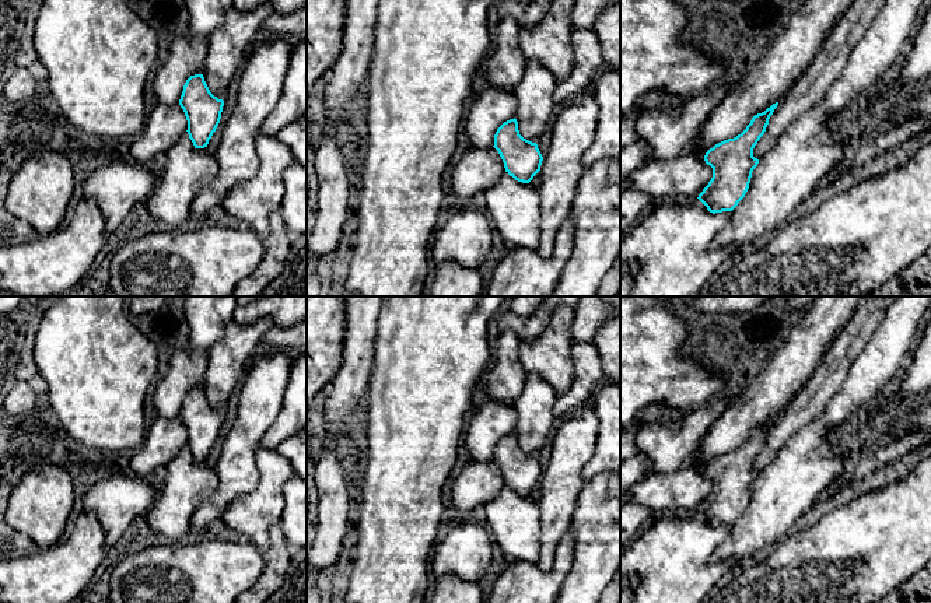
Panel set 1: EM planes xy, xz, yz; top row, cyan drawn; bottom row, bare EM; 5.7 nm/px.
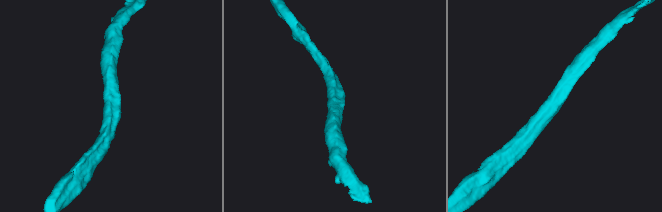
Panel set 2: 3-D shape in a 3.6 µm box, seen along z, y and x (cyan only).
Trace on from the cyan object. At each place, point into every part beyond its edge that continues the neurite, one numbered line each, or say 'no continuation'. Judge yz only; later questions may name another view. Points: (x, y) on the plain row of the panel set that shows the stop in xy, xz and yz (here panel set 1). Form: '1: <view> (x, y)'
no continuation

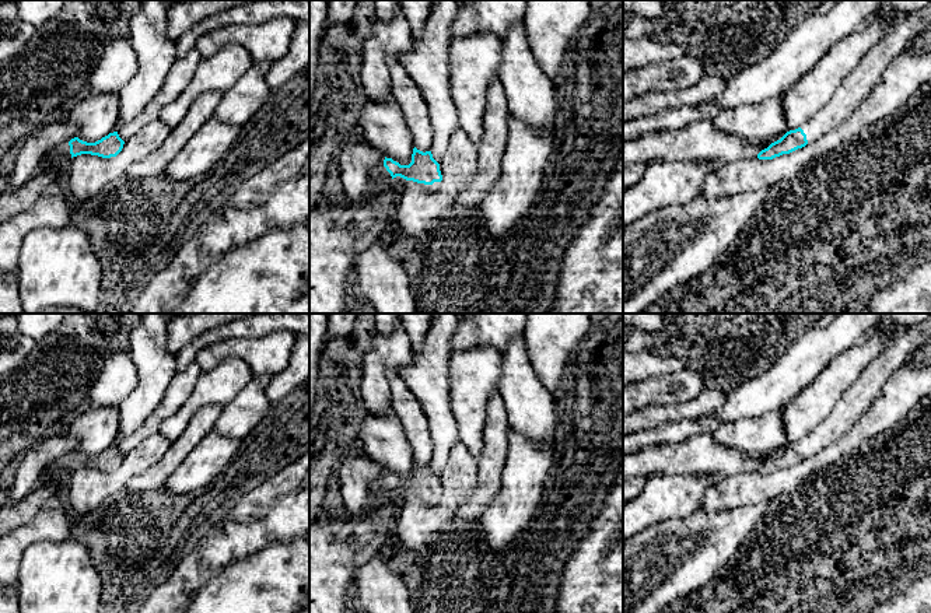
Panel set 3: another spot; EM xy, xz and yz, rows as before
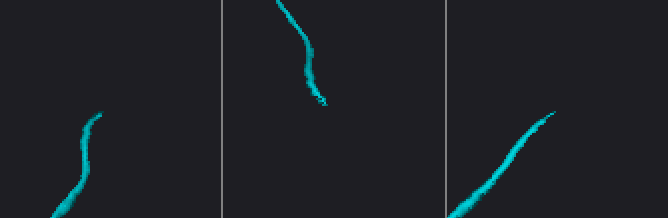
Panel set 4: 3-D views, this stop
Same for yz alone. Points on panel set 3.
1: yz (857, 399)

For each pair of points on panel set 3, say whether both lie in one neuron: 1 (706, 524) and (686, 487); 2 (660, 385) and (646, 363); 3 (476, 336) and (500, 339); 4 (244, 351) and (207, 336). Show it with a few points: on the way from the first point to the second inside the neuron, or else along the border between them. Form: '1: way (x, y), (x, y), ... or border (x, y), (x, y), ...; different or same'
1: border (699, 505), (683, 517), (667, 519); different
2: border (683, 367), (637, 382); different
3: way (482, 336), (494, 336); same
4: border (251, 337), (228, 337), (207, 344), (193, 361); different

